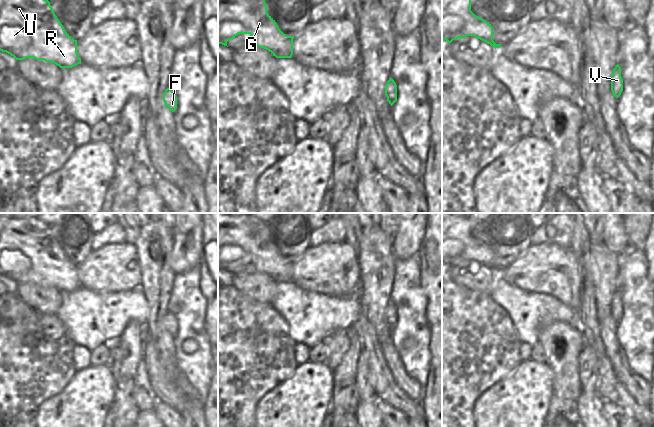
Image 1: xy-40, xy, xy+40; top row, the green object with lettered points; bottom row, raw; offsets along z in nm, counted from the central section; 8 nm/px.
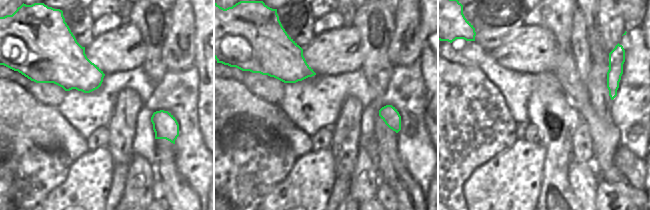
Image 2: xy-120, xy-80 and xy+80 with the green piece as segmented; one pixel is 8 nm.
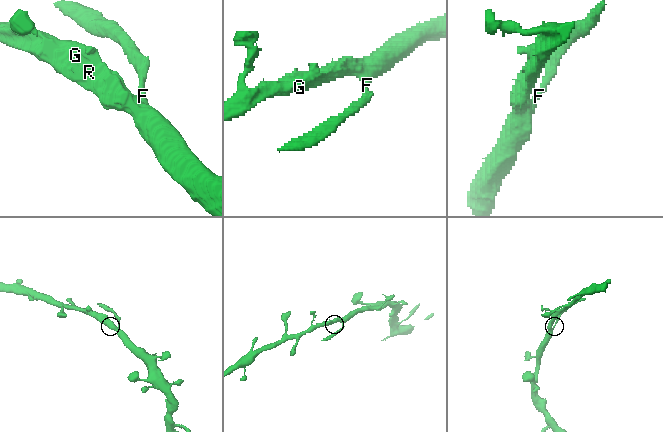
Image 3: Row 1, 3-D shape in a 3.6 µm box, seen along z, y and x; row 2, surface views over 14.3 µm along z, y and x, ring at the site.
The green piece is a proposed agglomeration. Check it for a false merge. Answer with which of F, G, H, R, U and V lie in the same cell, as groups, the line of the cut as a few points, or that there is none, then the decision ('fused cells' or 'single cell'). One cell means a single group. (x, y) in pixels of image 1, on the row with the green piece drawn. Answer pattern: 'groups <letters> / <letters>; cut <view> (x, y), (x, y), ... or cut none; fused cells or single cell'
groups F G H R U V; cut none; single cell

